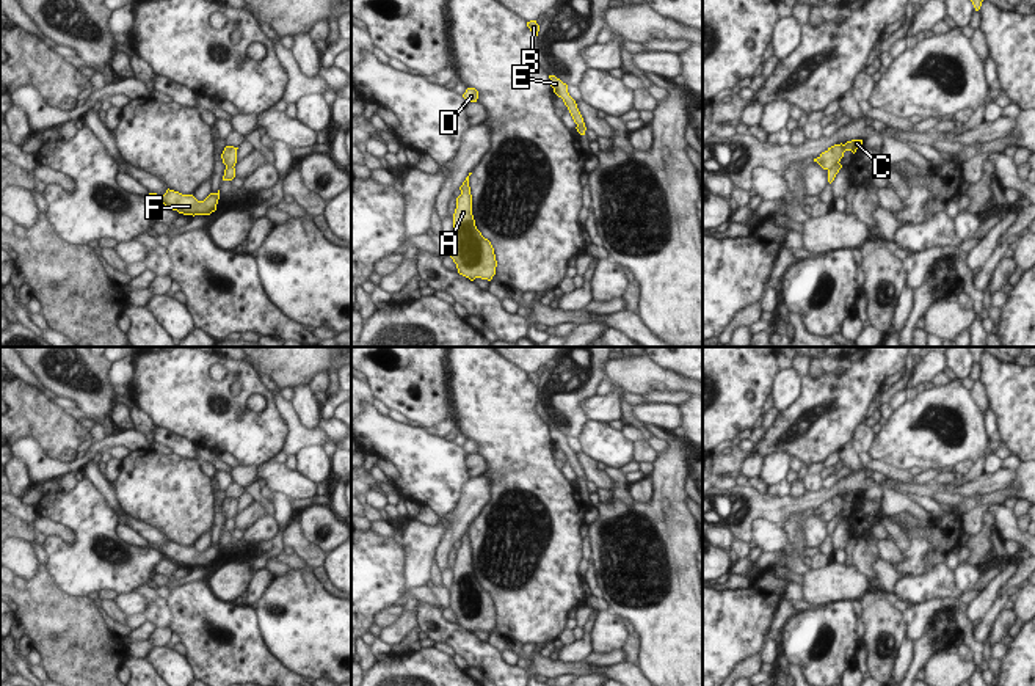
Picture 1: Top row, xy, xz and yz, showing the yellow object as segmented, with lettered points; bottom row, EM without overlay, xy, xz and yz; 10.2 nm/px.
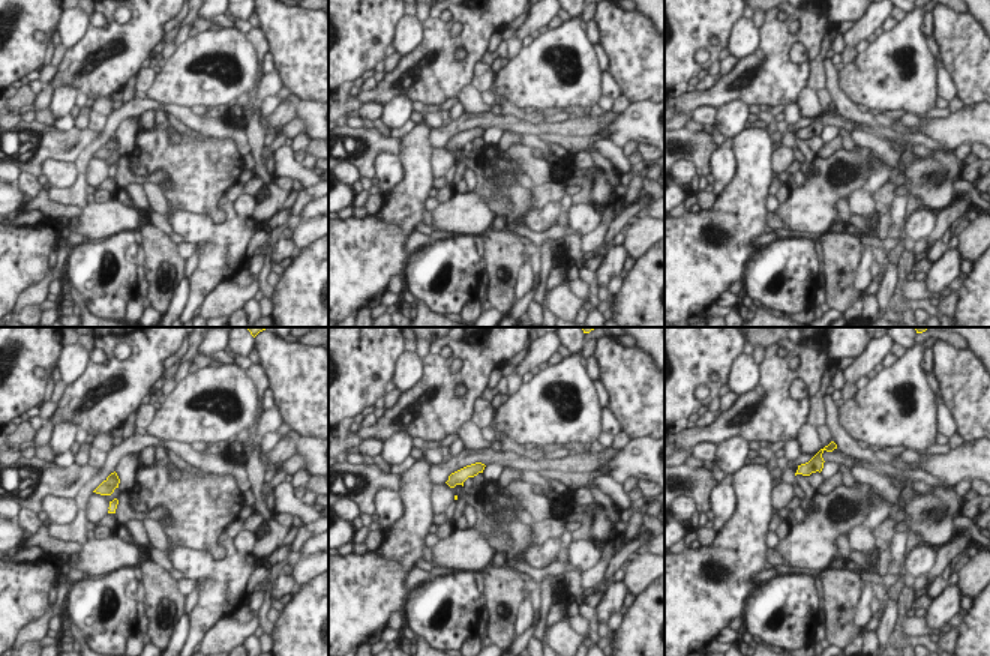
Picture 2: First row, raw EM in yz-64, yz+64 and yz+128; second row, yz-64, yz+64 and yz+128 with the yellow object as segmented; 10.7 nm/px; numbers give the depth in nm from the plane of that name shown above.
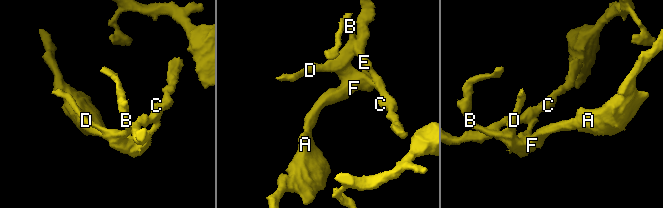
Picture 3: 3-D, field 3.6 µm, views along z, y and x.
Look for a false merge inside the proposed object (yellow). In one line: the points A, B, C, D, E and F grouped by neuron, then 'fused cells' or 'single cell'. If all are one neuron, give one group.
A B D F / C E; fused cells

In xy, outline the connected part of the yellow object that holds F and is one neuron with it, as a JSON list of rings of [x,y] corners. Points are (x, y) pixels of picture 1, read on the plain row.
[[[166,542],[165,546],[149,545],[154,549],[158,549],[165,559],[171,559],[183,567],[210,567],[216,562],[216,556],[220,551],[220,542],[216,545],[210,545],[204,553],[198,553],[193,546],[182,546],[174,542]]]

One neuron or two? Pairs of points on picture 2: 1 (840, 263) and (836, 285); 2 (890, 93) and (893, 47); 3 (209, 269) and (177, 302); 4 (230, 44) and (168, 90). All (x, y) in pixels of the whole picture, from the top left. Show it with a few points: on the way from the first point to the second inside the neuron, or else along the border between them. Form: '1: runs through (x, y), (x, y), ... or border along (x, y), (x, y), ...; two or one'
1: runs through (840, 269), (837, 279); one
2: runs through (890, 81), (890, 59); one
3: border along (191, 278), (188, 300), (182, 311); two
4: runs through (212, 50), (192, 57), (185, 65), (183, 72); one

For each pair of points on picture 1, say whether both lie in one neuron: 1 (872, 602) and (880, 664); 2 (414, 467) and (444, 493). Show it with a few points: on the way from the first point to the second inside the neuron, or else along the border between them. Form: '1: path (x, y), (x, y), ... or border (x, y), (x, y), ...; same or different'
1: path (874, 617), (874, 649); same
2: path (422, 471), (436, 485); same

